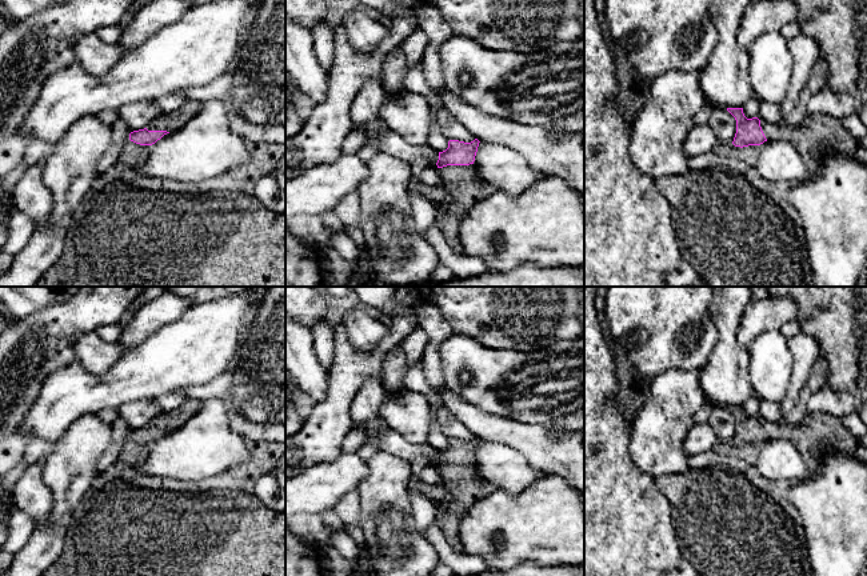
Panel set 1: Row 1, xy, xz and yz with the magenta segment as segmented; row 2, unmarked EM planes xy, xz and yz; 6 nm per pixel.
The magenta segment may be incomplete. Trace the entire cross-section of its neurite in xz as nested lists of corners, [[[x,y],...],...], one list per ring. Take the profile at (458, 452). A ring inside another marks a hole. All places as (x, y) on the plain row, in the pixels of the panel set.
[[[478,437],[471,441],[450,439],[448,447],[439,451],[436,461],[440,485],[447,491],[447,496],[438,500],[435,523],[455,552],[463,551],[459,527],[467,511],[498,489],[478,477],[474,460],[479,441]]]

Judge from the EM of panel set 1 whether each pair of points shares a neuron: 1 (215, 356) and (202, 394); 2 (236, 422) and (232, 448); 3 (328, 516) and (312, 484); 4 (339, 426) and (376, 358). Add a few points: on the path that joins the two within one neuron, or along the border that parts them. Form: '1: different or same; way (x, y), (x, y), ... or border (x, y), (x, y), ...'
1: different; border (227, 368), (206, 383), (179, 387), (175, 391)
2: different; border (230, 414), (230, 427), (247, 443)
3: different; border (334, 507), (319, 514)
4: same; way (339, 408), (340, 392), (359, 374)

